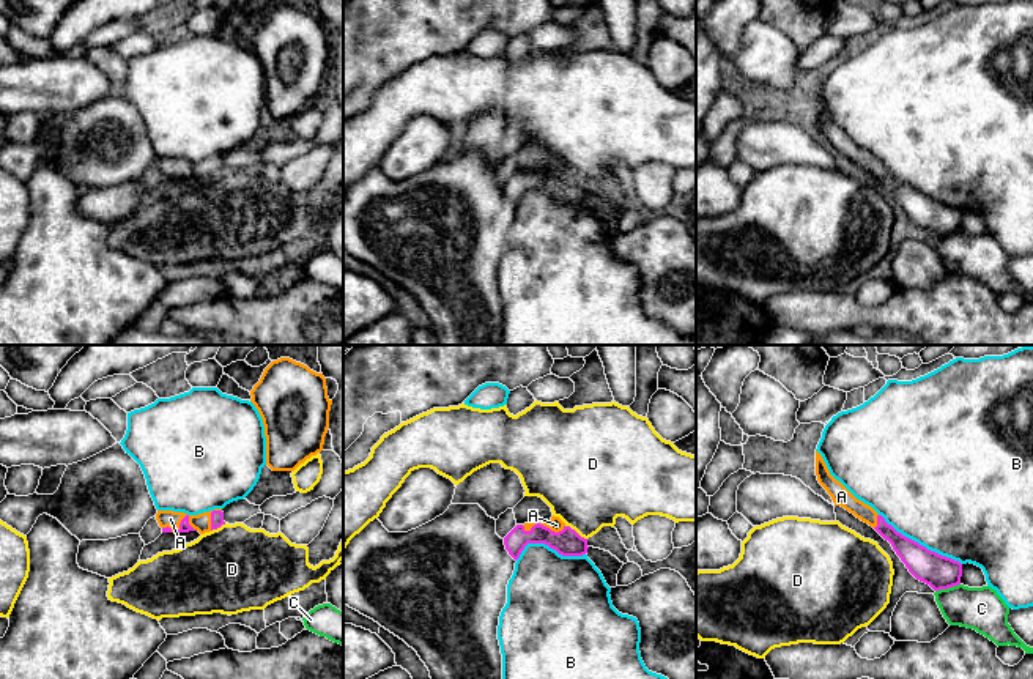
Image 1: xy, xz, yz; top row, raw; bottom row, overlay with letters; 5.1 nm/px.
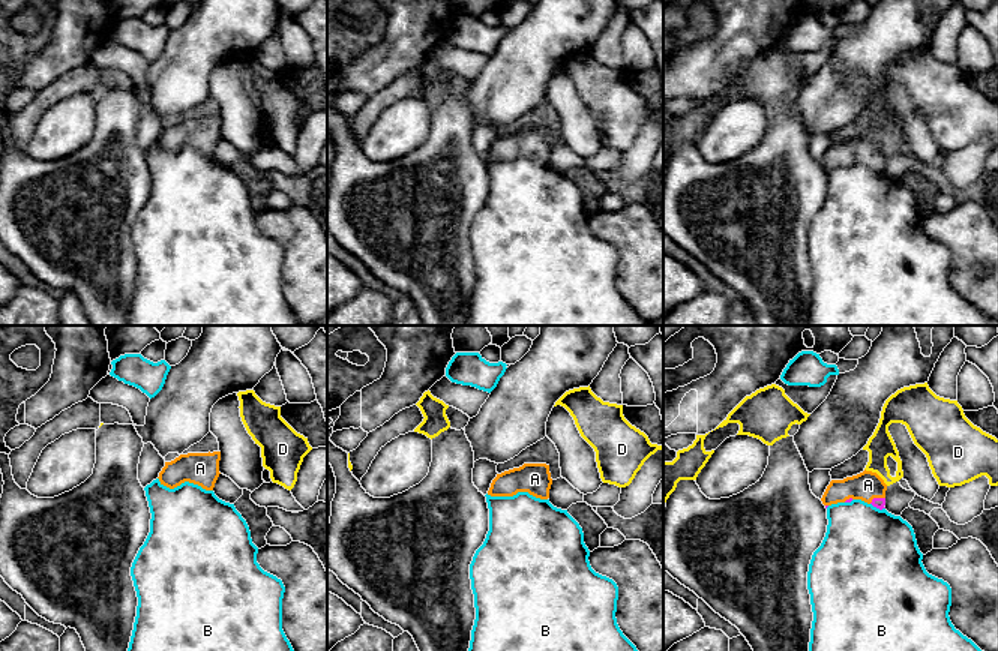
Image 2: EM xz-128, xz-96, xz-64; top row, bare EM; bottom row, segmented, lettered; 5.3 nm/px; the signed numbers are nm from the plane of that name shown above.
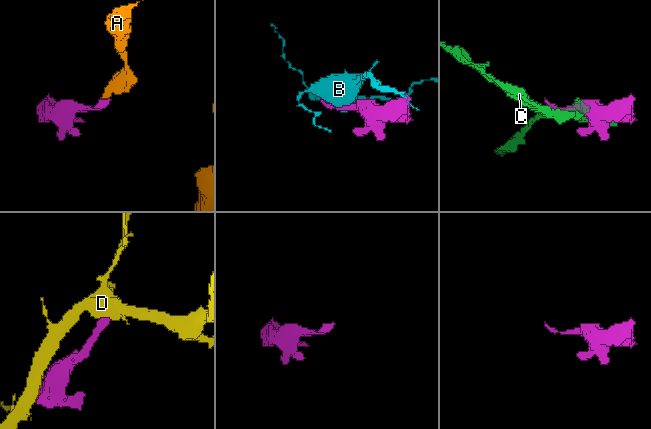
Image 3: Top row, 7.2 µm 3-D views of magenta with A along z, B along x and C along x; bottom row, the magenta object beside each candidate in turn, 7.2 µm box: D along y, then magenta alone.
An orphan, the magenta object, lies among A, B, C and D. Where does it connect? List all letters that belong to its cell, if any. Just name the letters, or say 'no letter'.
A

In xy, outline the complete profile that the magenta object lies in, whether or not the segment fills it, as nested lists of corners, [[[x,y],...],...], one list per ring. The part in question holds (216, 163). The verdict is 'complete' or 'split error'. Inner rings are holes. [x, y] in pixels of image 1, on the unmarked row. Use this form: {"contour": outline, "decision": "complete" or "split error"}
{"contour": [[[214,156],[198,162],[187,162],[184,159],[157,158],[156,167],[162,180],[189,180],[198,178],[200,181],[225,172],[222,156]]], "decision": "split error"}

